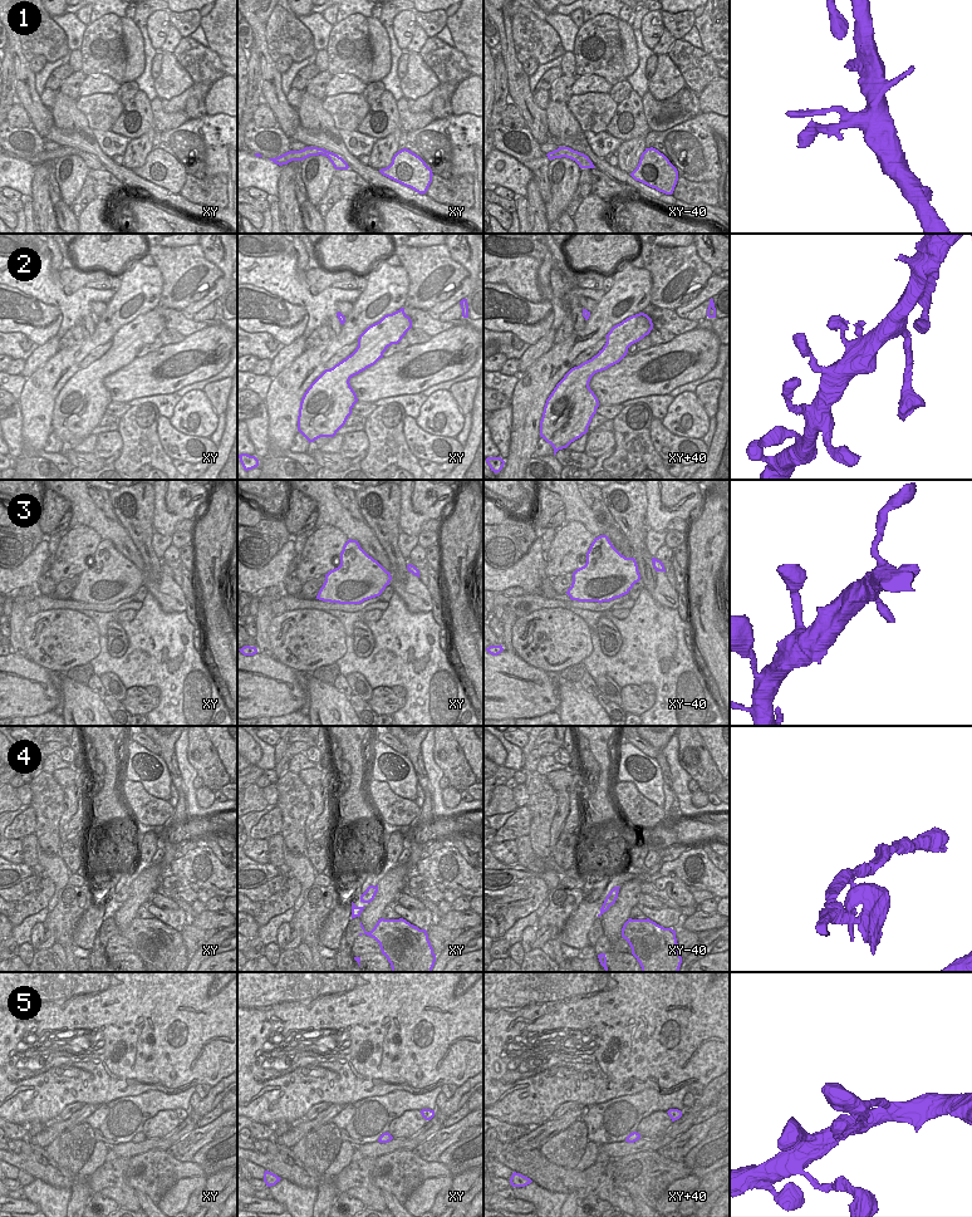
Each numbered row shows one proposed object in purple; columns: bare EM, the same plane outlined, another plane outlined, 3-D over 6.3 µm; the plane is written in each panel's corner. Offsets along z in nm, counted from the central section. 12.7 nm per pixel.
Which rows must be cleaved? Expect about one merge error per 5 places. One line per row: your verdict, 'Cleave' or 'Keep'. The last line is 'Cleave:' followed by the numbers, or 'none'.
1: Keep
2: Keep
3: Keep
4: Keep
5: Keep
Cleave: none

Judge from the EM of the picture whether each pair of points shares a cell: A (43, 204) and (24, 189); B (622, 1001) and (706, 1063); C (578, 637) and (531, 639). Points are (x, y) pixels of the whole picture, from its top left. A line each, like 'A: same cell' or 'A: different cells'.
A: different cells
B: same cell
C: same cell

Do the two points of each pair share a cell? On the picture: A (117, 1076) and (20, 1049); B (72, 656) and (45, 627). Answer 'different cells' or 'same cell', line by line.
A: same cell
B: same cell

